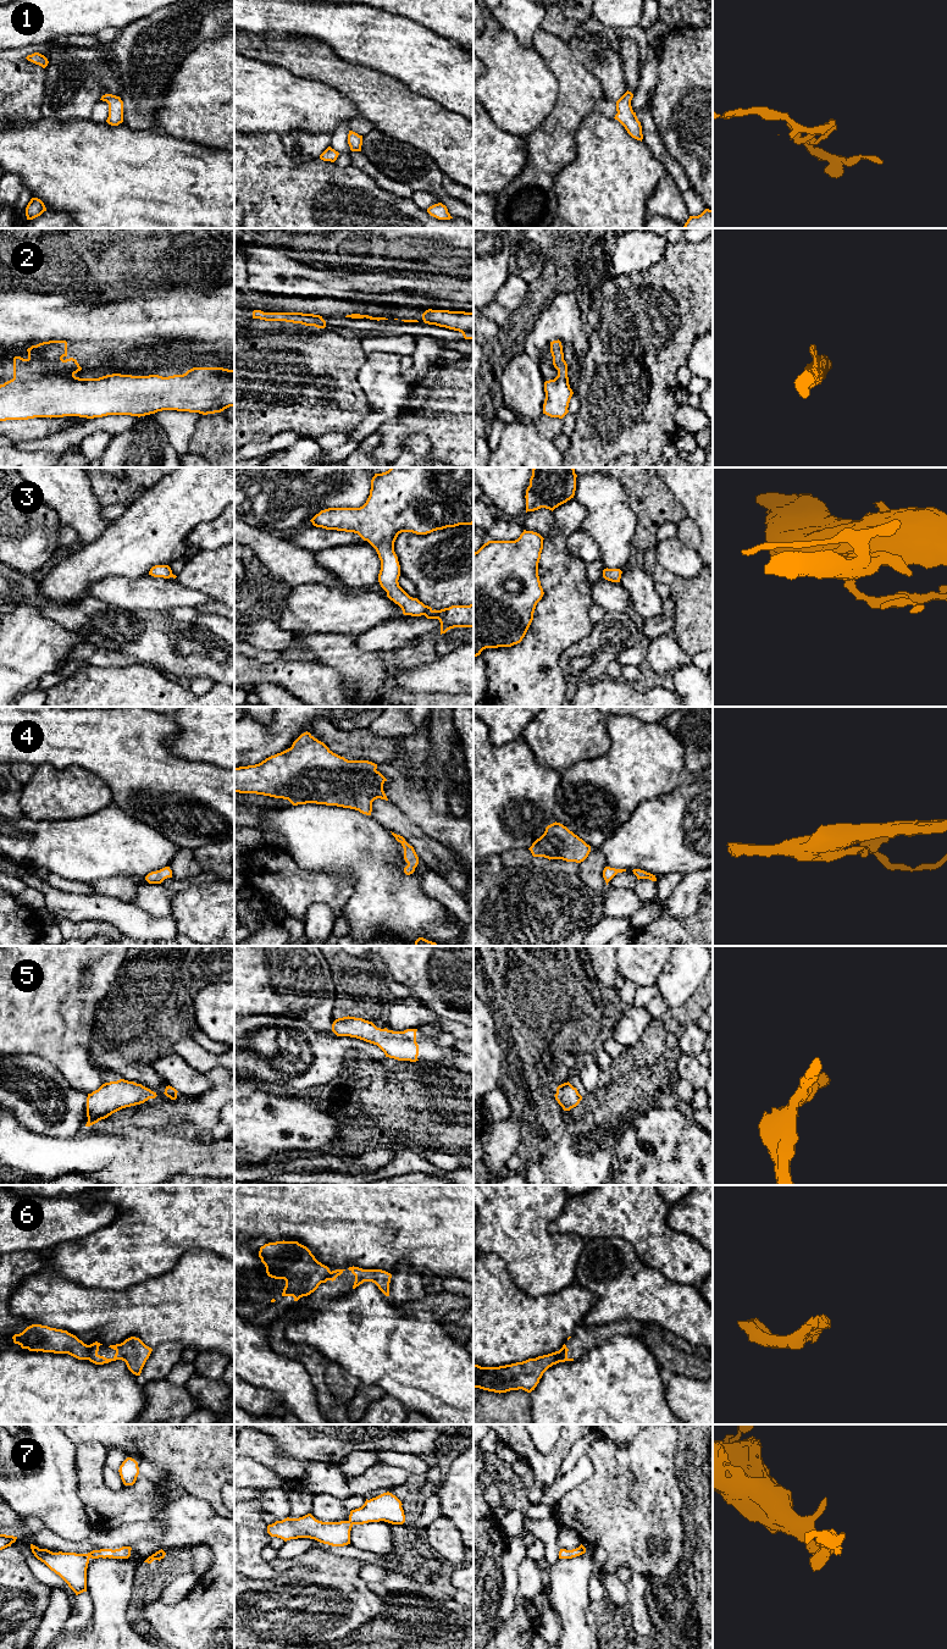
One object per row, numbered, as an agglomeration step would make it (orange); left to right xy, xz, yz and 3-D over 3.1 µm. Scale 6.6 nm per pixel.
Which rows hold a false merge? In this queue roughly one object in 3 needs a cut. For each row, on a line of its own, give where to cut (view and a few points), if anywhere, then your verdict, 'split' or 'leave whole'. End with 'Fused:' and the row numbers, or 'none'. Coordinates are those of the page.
1: no cut; leave whole
2: cut in xy along (61, 358), (50, 366), (48, 376), (4, 383); split
3: no cut; leave whole
4: no cut; leave whole
5: no cut; leave whole
6: cut in xy along (87, 1345), (89, 1359); split
7: no cut; leave whole
Fused: 2, 6

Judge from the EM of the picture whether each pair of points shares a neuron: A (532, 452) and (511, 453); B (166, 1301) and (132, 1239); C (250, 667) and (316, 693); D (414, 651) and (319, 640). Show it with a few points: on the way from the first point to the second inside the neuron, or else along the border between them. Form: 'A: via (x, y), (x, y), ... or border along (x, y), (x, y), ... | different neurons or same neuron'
A: via (527, 453), (516, 453) | same neuron
B: border along (177, 1261), (167, 1271), (127, 1288) | different neurons
C: via (266, 671), (283, 673), (300, 679) | same neuron
D: via (391, 659), (348, 659), (342, 653) | same neuron

